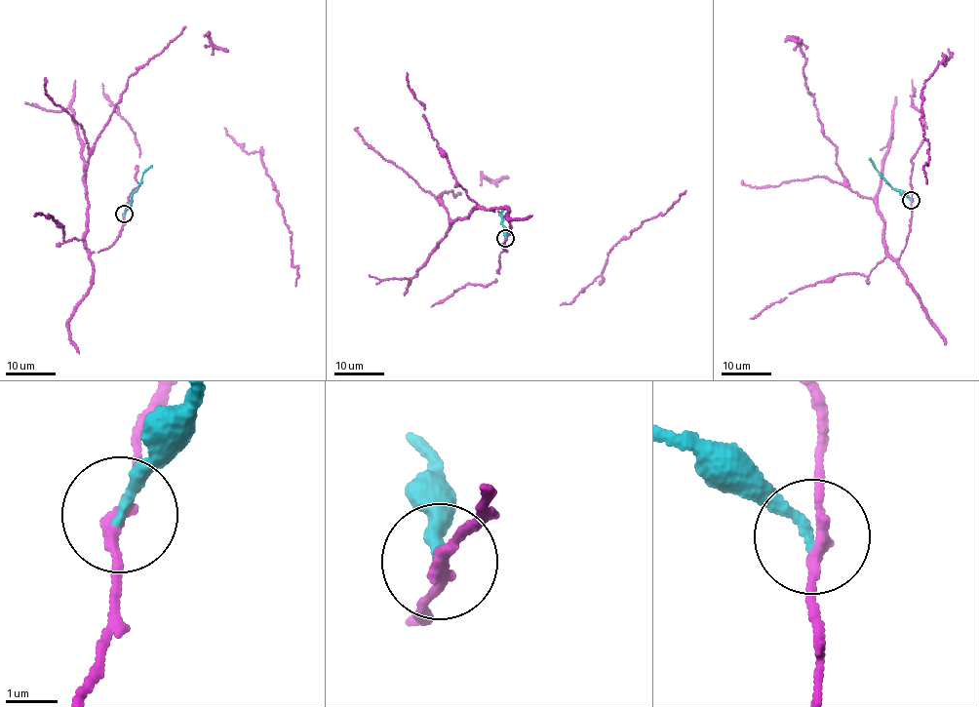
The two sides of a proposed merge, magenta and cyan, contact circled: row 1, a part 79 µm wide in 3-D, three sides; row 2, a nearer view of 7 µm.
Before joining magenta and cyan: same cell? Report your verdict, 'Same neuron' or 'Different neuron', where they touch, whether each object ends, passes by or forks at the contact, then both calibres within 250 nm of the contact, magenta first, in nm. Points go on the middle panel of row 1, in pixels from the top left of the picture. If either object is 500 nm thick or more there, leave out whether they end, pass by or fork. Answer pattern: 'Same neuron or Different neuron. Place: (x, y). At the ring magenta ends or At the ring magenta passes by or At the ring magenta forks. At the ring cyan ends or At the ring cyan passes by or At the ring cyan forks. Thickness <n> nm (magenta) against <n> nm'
Different neuron. Place: (505, 238). At the ring magenta passes by. At the ring cyan ends. Thickness 200 nm (magenta) against 200 nm

